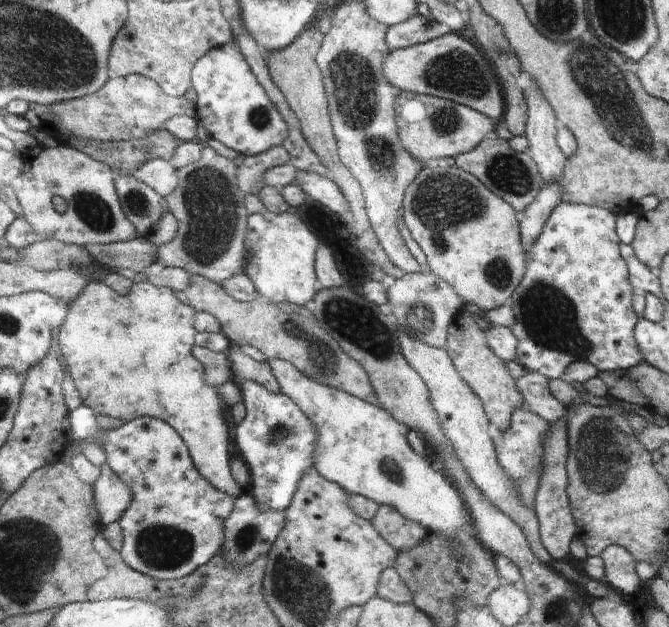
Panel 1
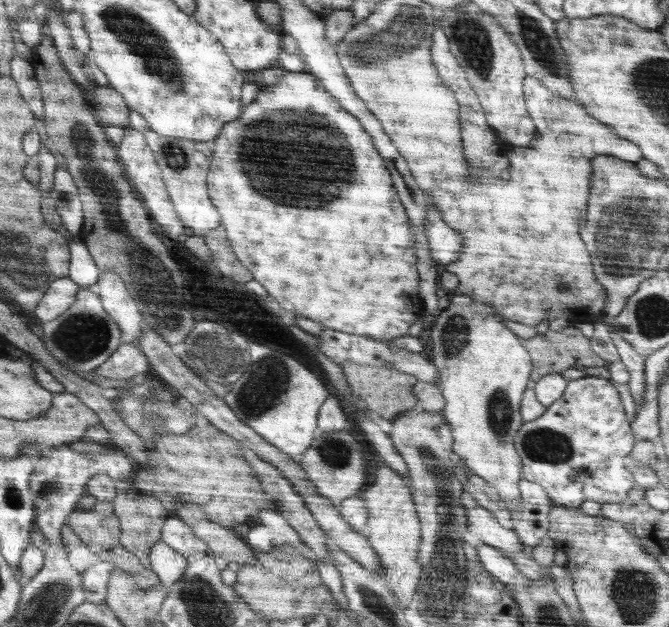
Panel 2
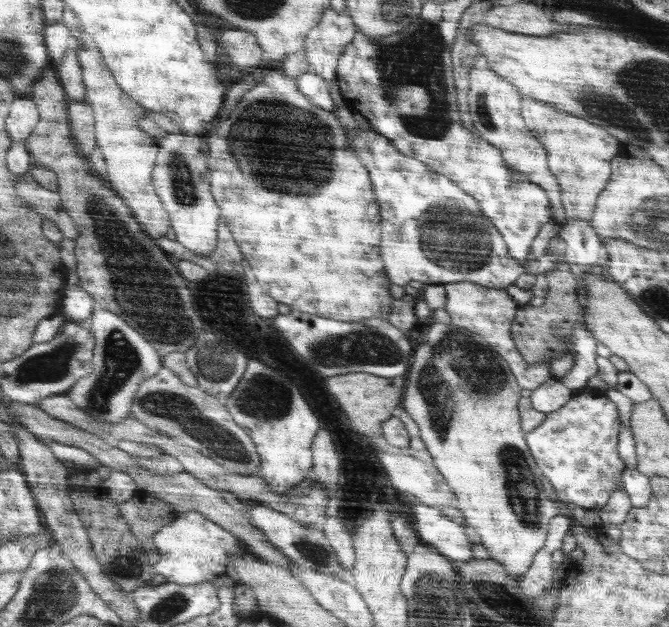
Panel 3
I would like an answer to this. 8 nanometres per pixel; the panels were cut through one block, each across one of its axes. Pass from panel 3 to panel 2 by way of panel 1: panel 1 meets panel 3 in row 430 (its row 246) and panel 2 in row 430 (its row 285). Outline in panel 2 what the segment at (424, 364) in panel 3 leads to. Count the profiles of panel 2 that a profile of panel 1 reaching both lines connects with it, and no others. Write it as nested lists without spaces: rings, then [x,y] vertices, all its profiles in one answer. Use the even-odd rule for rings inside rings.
[[[473,301],[470,306],[454,306],[454,304],[450,304],[444,310],[440,310],[438,316],[435,318],[435,322],[428,330],[430,333],[430,342],[432,342],[432,364],[436,366],[436,370],[438,370],[438,377],[436,377],[436,386],[442,390],[444,396],[444,405],[443,410],[440,412],[444,416],[444,420],[447,421],[448,426],[452,430],[452,449],[454,450],[454,454],[458,454],[462,460],[464,460],[465,468],[469,471],[469,475],[471,475],[474,479],[486,480],[488,482],[487,492],[493,499],[499,500],[499,505],[501,508],[512,510],[512,512],[520,512],[522,510],[522,497],[520,497],[520,480],[523,480],[523,457],[520,456],[519,452],[516,451],[515,446],[515,437],[519,432],[520,428],[523,426],[522,418],[520,418],[520,402],[523,402],[523,394],[526,391],[526,386],[528,386],[528,378],[530,378],[530,372],[532,372],[532,367],[534,366],[532,362],[530,362],[530,356],[528,356],[528,352],[524,350],[523,343],[518,342],[518,338],[514,336],[514,332],[510,332],[510,330],[506,330],[506,327],[502,323],[502,320],[506,320],[504,316],[500,316],[500,314],[496,314],[494,310],[492,310],[492,306],[486,306],[486,304],[482,304],[482,302]]]

